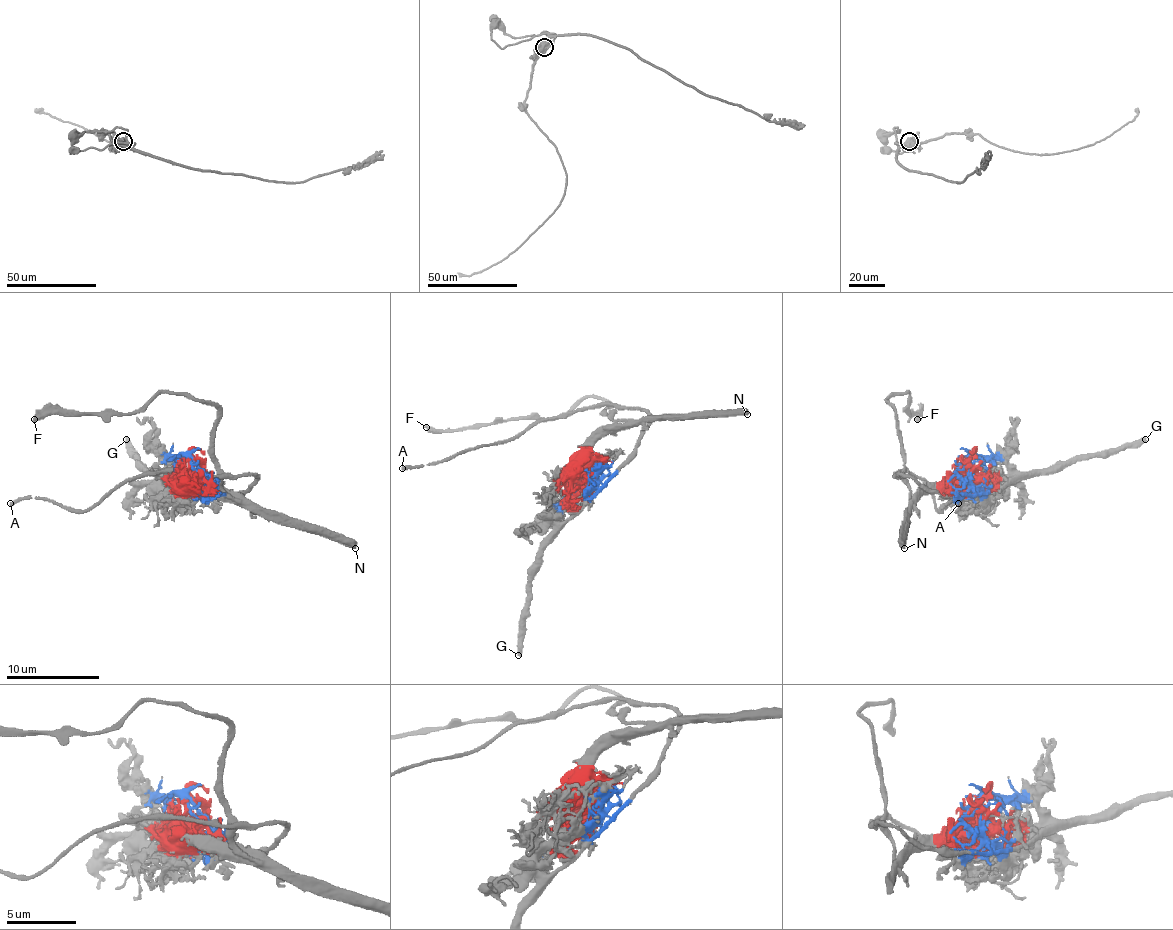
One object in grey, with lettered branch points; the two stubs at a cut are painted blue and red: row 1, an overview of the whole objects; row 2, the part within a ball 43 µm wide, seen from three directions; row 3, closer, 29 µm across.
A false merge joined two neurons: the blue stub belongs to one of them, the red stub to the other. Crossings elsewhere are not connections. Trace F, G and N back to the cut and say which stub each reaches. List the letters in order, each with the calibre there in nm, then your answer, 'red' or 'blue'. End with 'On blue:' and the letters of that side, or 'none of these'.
F: 360 nm | red
G: 440 nm | blue
N: 460 nm | red
On blue: G

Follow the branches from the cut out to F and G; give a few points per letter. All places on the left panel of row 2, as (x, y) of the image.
F: (197, 462), (199, 485), (220, 492), (218, 411), (183, 394), (154, 394), (131, 413), (33, 420)
G: (194, 464), (185, 460), (171, 460), (164, 471), (150, 471), (129, 448), (126, 439)

